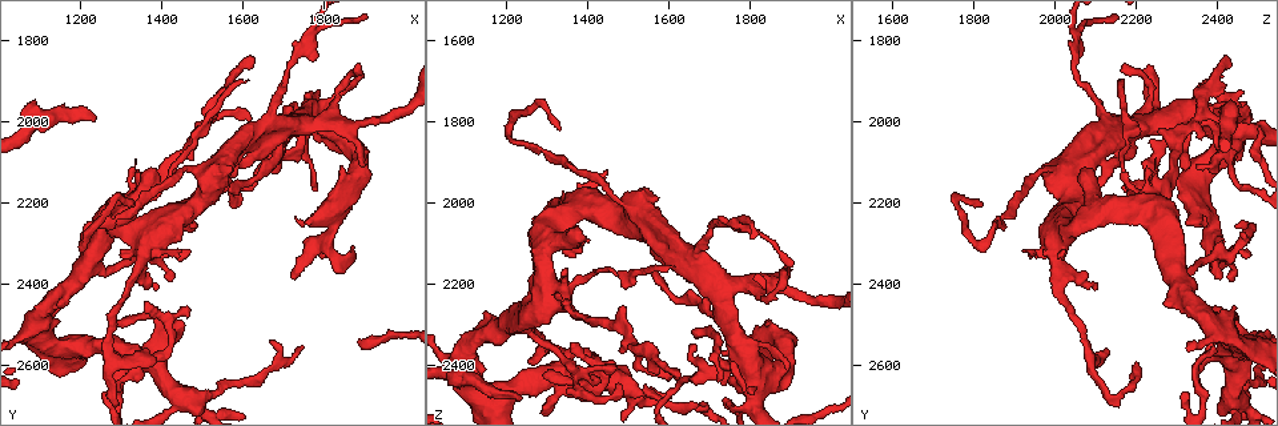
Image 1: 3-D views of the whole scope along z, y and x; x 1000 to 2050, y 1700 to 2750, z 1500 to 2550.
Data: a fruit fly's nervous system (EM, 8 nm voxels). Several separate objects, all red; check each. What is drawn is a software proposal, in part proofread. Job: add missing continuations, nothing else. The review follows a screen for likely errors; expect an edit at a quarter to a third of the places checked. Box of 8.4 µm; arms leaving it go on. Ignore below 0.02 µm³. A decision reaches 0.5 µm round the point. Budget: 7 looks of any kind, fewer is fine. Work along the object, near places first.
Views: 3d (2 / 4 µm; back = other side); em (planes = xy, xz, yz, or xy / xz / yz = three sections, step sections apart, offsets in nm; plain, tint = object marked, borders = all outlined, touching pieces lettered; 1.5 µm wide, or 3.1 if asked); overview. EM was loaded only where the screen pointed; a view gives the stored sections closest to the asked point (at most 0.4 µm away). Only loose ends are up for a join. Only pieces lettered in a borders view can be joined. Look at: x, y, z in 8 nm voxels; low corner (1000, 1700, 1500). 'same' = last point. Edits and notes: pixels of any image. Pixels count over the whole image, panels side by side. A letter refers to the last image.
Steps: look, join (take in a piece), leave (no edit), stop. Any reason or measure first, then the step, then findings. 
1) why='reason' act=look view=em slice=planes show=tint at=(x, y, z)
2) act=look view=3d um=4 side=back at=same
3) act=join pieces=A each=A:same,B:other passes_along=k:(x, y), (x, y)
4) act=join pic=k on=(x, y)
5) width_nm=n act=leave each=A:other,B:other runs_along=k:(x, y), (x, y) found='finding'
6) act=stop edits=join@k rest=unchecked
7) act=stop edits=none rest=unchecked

why='thin end' act=look view=em slice=xy step=8 show=borders at=(1365, 2565, 2140)

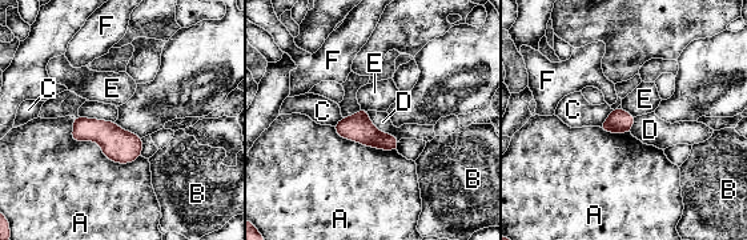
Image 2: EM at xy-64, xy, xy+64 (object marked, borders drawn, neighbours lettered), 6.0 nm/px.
act=look view=em slice=planes show=borders at=same

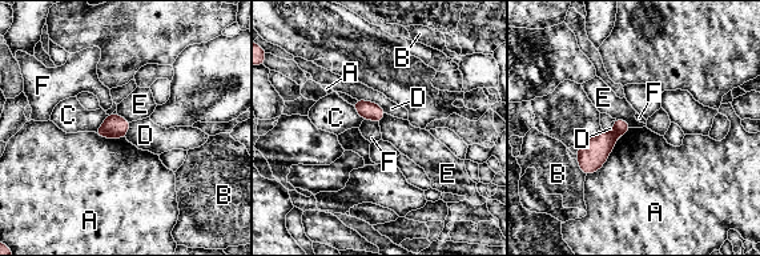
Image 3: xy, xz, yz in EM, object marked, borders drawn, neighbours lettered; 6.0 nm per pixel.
act=leave each=A:other,B:other,C:other,D:other,E:other,F:other border=3:(364, 119), (378, 123) found='no lettered piece goes on from it'

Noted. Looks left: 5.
why='an open end' act=look view=3d um=4 at=(1810, 2330, 2485)

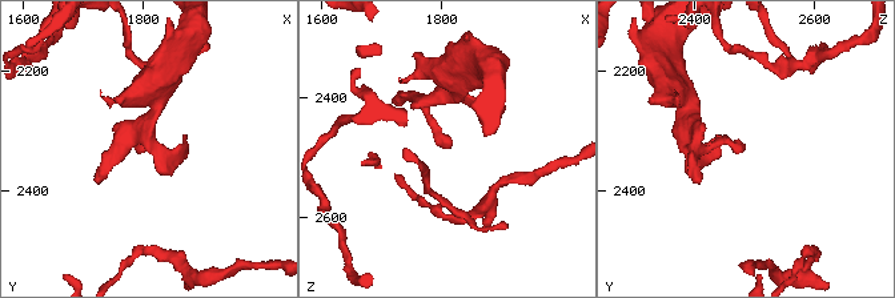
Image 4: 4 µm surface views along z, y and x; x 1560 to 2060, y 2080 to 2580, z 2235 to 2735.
why='now the EM' act=look view=em slice=planes show=borders at=(1815, 2325, 2480)

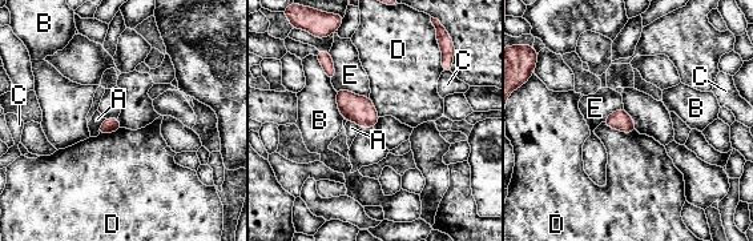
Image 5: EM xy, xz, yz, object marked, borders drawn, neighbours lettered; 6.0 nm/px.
longest_contact=E:220nm act=leave each=A:other,B:other,C:other,D:other,E:other border=5:(603, 123), (623, 132), (635, 131) found='none of them fits'

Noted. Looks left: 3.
why='an open end' act=look view=3d um=2 at=(1230, 1985, 2490)

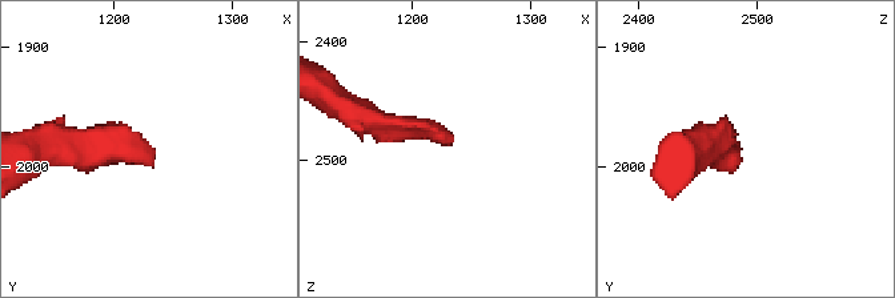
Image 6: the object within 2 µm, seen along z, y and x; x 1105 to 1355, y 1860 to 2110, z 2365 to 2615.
act=look view=em slice=planes show=borders at=(1232, 1986, 2488)

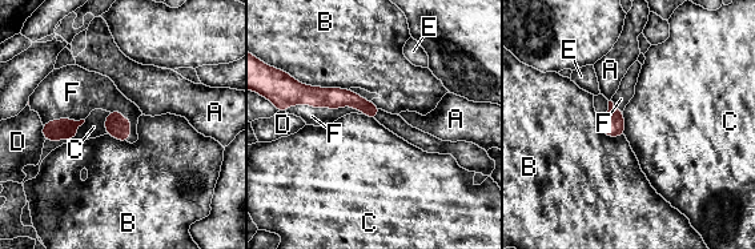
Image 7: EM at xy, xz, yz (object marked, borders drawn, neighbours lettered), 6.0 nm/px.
act=join pieces=F each=A:other,B:other,C:other,D:other,E:other,F:same passes_along=7:(289, 92), (328, 107), (312, 116) found='it goes on there'

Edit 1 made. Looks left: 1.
act=stop edits=join@7 rest=unchecked

